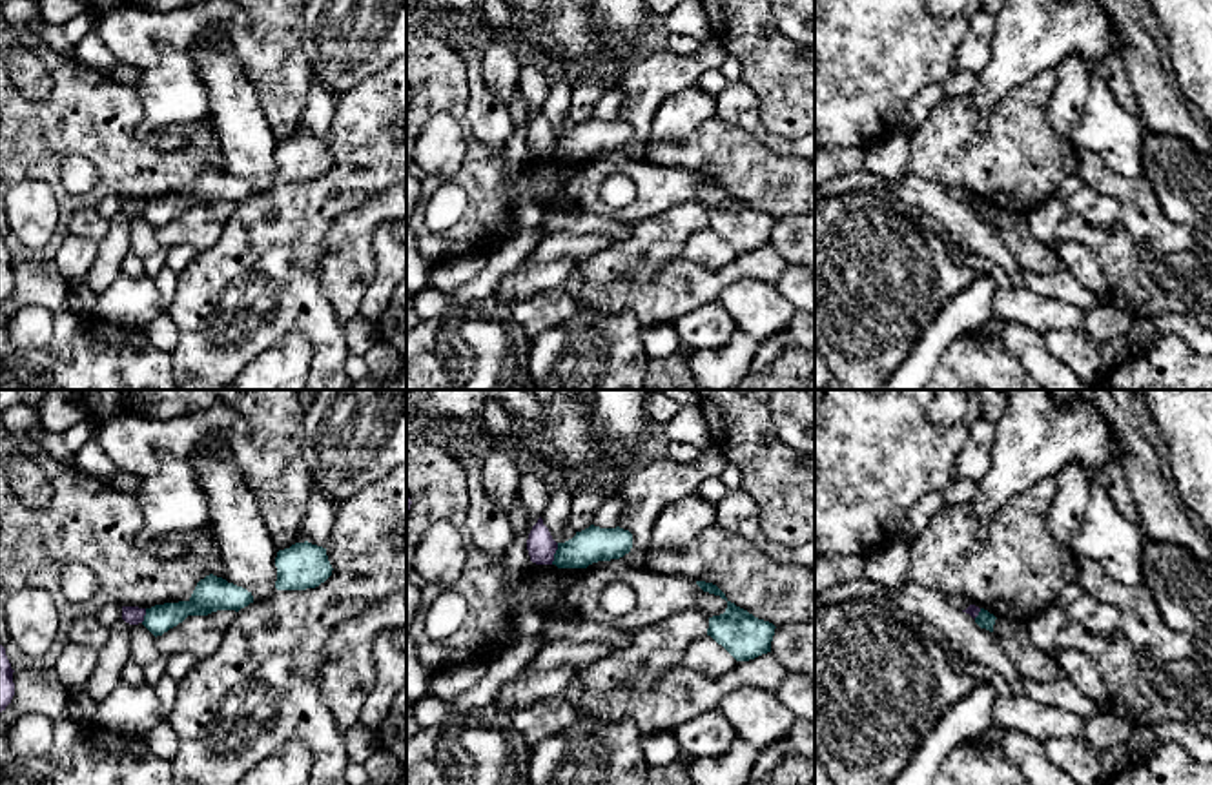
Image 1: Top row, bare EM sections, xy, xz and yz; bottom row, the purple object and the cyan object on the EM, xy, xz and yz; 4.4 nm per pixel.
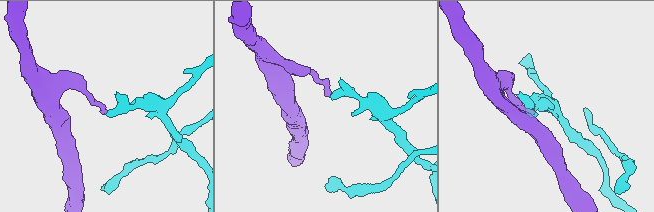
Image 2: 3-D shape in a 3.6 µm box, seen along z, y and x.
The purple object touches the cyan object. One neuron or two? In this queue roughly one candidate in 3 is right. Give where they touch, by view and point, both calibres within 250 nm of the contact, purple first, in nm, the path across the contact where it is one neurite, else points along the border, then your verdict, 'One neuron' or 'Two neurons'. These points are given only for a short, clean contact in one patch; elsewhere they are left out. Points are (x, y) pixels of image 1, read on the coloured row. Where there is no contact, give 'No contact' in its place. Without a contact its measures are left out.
Touches purple at xz (553, 554). Thickness 120 nm (purple) against 160 nm. Boundary: xz (558, 543), (551, 563). Two neurons

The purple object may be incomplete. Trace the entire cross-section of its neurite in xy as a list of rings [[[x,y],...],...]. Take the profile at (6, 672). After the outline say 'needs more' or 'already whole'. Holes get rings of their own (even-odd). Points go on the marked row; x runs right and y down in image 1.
[[[0,645],[0,712],[5,710],[15,696],[13,672],[5,648]]]; already whole

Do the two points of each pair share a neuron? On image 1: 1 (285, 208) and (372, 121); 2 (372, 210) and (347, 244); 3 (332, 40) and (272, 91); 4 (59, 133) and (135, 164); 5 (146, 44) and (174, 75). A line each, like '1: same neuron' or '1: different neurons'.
1: same neuron
2: same neuron
3: different neurons
4: same neuron
5: different neurons

